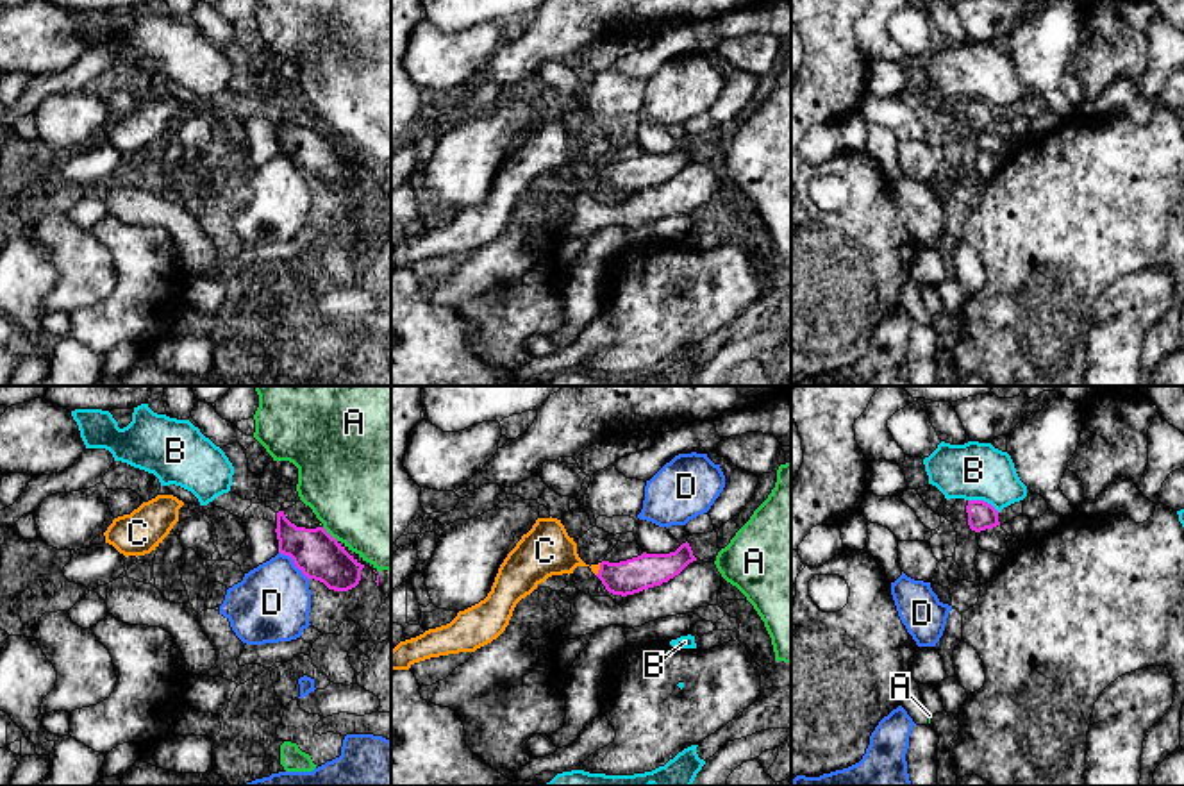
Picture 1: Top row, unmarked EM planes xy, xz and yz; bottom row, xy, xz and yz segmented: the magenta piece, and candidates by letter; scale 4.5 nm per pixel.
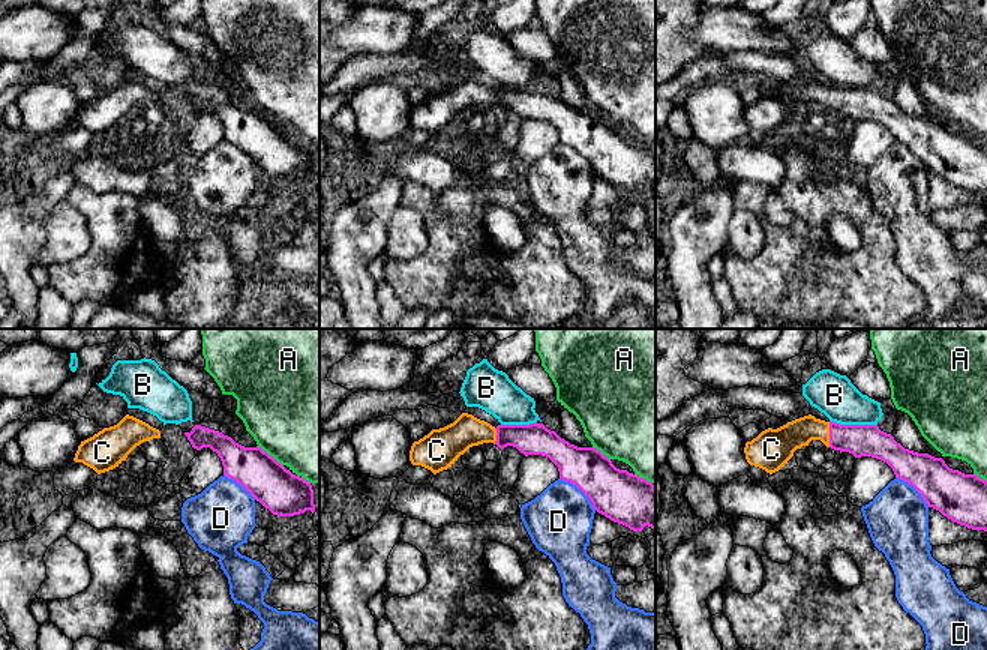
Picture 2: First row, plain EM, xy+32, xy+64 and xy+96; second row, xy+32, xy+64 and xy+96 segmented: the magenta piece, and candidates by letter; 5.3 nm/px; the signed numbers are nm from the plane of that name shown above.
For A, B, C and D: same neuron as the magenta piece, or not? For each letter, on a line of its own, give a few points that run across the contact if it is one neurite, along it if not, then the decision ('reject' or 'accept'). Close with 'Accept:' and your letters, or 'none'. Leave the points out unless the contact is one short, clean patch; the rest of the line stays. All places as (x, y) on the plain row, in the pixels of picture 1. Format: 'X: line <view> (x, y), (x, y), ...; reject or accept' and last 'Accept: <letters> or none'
A: reject
B: reject
C: line xz (647, 170), (600, 168), (565, 159), (549, 150); accept
D: reject
Accept: C

